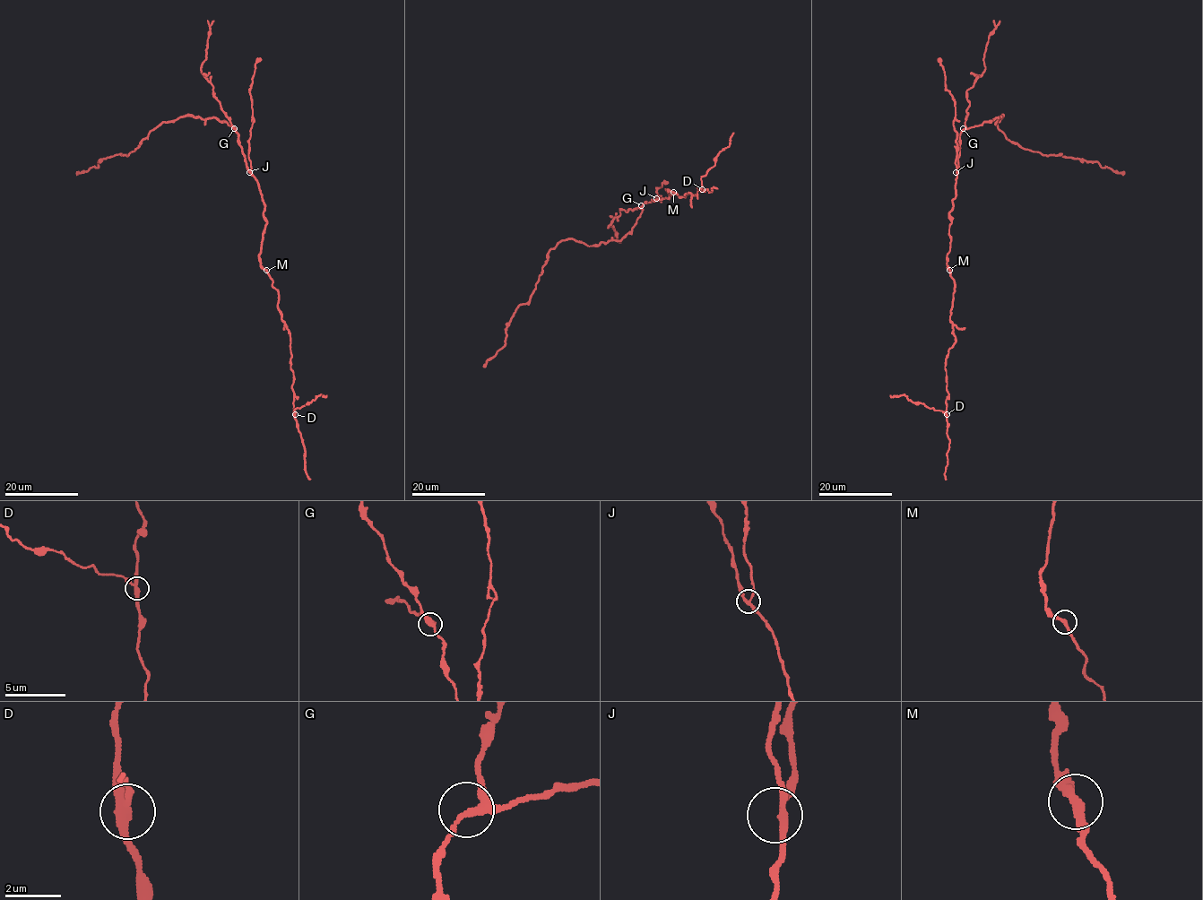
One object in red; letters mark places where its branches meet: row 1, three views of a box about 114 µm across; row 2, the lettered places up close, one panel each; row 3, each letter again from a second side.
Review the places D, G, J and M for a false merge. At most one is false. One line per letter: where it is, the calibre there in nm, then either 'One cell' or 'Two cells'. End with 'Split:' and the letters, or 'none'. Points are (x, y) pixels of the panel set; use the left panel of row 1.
D: Place: (295, 414). Thickness 260 nm. Two cells
G: Place: (234, 128). Thickness 280 nm. One cell
J: Place: (249, 172). Thickness 220 nm. One cell
M: Place: (266, 270). Thickness 280 nm. One cell
Split: D

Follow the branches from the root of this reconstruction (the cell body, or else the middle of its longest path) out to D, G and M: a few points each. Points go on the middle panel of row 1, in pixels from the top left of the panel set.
D: (661, 199), (673, 194), (666, 189), (679, 197), (686, 193), (696, 197), (697, 187), (702, 189)
G: (661, 199), (641, 205)
M: (661, 199), (668, 198), (671, 195), (670, 192), (673, 194), (666, 189), (673, 192)

